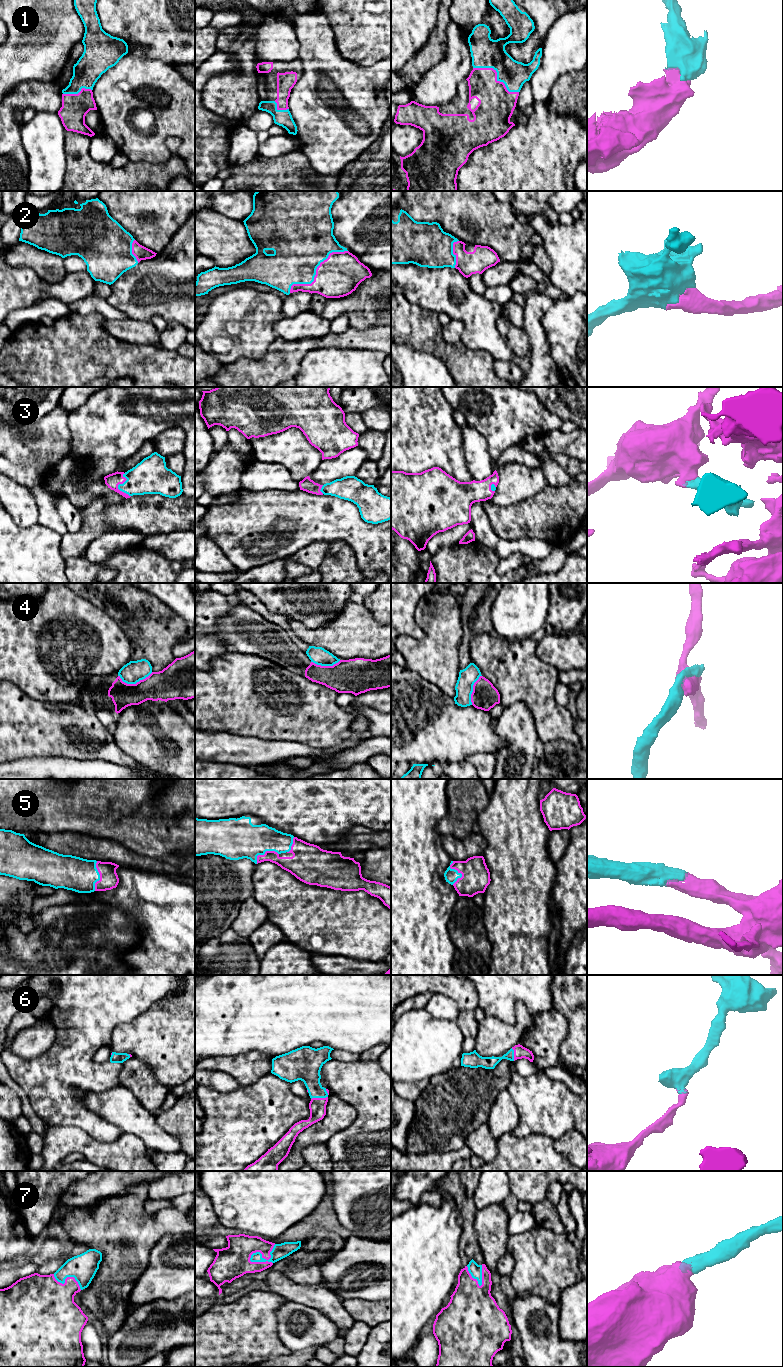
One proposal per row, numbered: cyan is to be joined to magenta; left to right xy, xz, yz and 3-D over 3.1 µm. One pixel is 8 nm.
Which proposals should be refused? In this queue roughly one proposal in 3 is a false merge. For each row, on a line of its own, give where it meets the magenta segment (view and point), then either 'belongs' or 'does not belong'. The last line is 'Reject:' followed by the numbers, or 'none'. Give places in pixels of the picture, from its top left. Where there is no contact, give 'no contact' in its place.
1: meets magenta in yz at (496, 76); belongs
2: meets magenta in xz at (316, 272); does not belong
3: meets magenta in xy at (117, 486); belongs
4: meets magenta in xy at (136, 683); does not belong
5: meets magenta in yz at (458, 871); belongs
6: meets magenta in xz at (319, 1098); belongs
7: meets magenta in xz at (266, 1259); belongs
Reject: 2, 4

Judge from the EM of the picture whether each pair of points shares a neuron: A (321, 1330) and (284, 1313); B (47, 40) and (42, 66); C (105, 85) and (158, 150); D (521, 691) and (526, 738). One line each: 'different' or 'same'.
A: same
B: same
C: same
D: different

